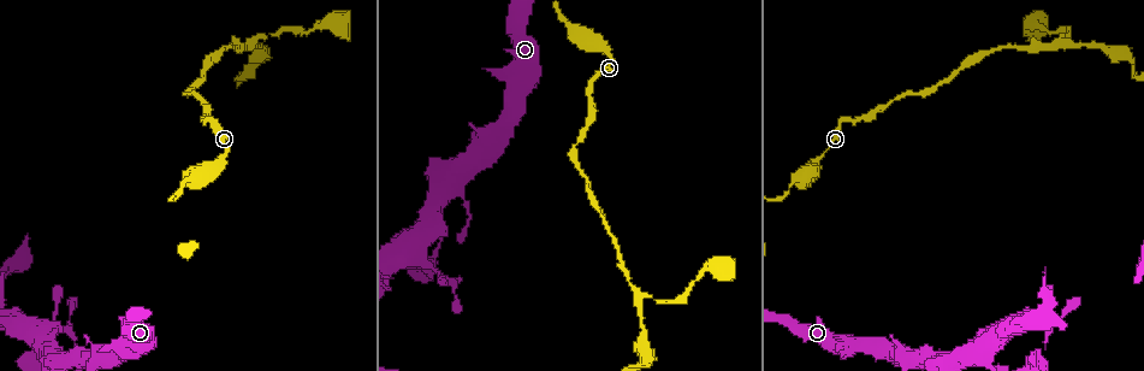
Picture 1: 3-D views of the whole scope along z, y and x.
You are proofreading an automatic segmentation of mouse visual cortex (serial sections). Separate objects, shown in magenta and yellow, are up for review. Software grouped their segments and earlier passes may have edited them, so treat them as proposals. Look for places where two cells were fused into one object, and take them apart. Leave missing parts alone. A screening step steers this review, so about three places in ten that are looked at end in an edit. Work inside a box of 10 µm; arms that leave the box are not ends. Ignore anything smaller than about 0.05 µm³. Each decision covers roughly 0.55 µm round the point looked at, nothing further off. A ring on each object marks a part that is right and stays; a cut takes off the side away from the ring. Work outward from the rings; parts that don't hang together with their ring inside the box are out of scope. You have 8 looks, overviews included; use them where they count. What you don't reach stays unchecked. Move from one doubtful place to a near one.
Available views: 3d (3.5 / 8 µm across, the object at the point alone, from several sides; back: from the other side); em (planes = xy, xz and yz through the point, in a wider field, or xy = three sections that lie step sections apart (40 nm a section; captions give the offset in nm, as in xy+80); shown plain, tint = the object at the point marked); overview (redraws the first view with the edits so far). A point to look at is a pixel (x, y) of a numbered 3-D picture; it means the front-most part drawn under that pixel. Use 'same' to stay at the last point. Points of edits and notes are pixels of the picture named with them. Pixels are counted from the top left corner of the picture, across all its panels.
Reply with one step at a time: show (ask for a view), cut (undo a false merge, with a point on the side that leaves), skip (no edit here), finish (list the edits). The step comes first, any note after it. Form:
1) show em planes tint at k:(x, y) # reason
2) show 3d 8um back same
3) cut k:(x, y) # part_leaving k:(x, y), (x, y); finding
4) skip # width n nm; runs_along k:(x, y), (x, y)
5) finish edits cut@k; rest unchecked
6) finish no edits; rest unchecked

show 3d 3.5um at 1:(1051, 330)

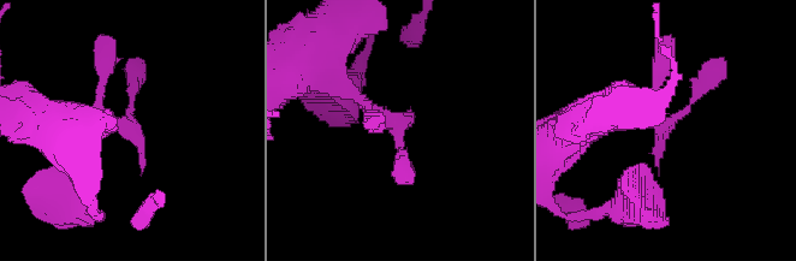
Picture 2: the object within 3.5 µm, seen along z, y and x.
show em xy step 5 tint at 2:(664, 123) # need the tissue

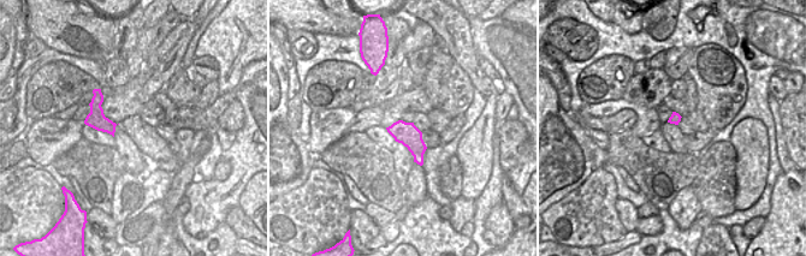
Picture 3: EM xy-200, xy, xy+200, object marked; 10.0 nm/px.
skip # runs_along 2:(332, 73), (398, 126), (409, 178); continuous, no second cell

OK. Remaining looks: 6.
show 3d 3.5um back at 1:(635, 292) # branch point

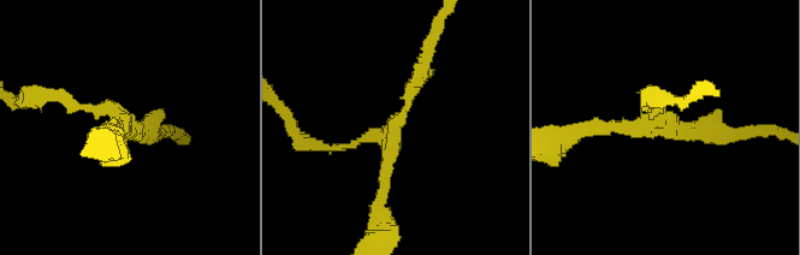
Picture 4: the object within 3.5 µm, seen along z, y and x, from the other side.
show em xy step 3 tint at 4:(124, 115) # arms 3; arm_widths 100, 200, 200 nm; shape alone is not enough

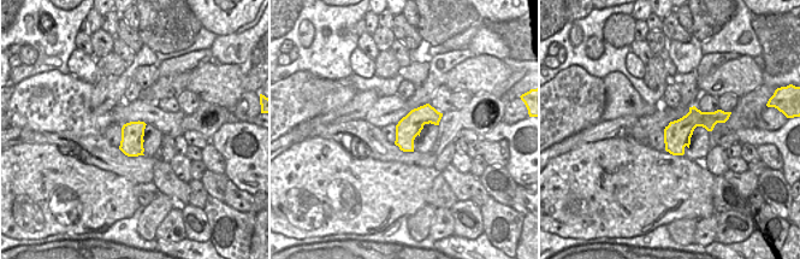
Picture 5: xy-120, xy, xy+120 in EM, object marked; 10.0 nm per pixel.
skip # runs_along 4:(426, 64), (407, 110), (381, 135), (318, 147); one cell here

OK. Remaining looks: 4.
show 3d 3.5um at 1:(1034, 23)

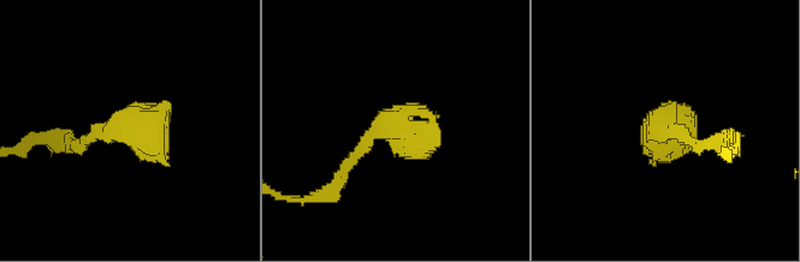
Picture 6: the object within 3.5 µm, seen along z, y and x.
show em xy step 3 tint at 6:(111, 129)

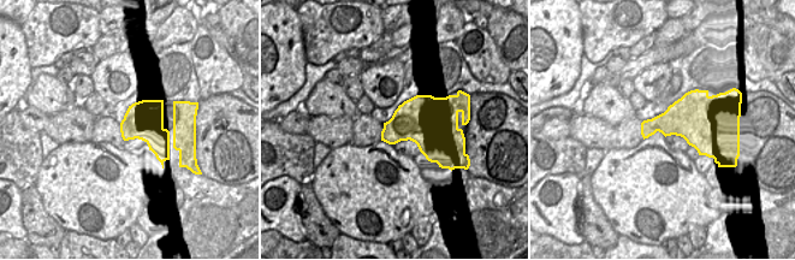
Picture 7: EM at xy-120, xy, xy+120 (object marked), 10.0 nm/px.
show em xy step 1 tint same

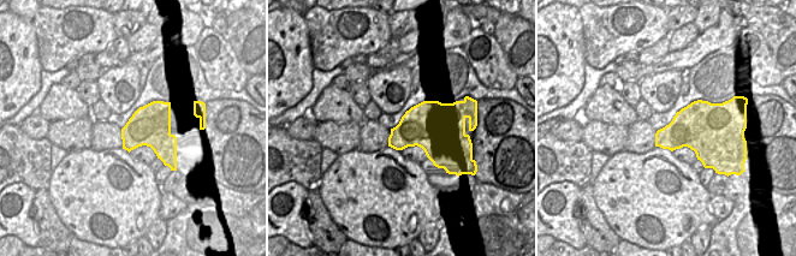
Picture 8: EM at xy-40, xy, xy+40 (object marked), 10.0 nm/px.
skip # runs_along 6:(336, 186), (372, 134), (420, 147), (431, 121); continuous, no second cell

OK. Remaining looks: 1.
finish no edits; rest unchecked

